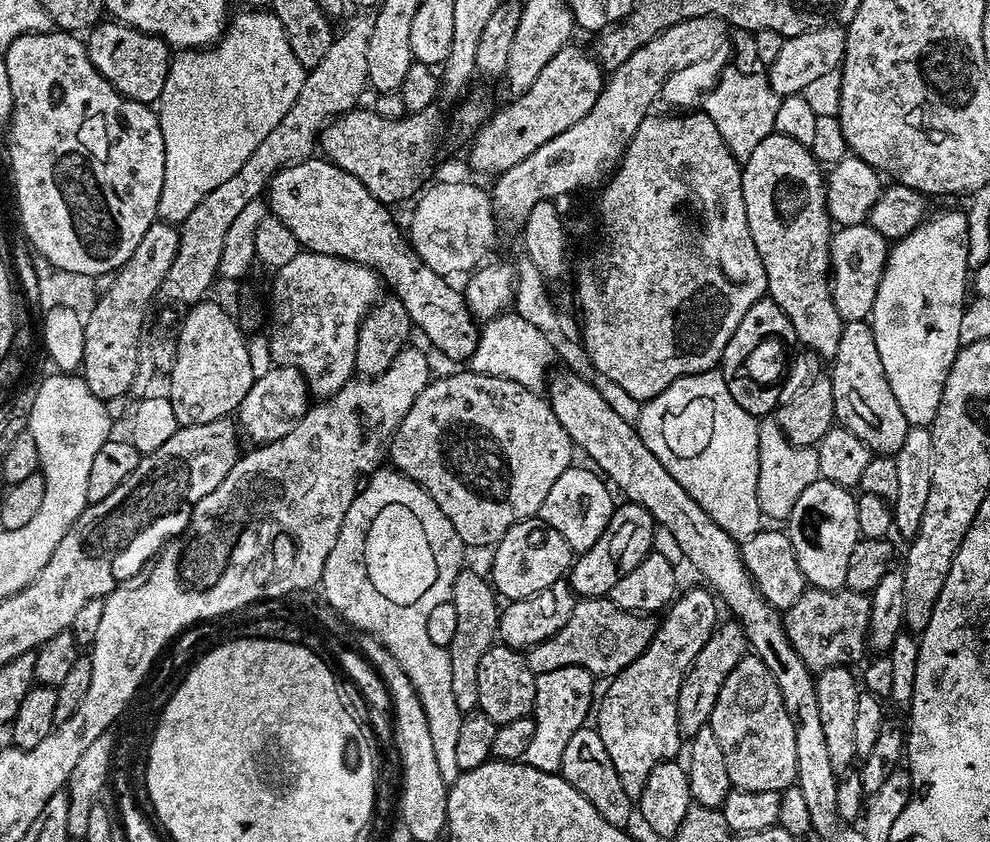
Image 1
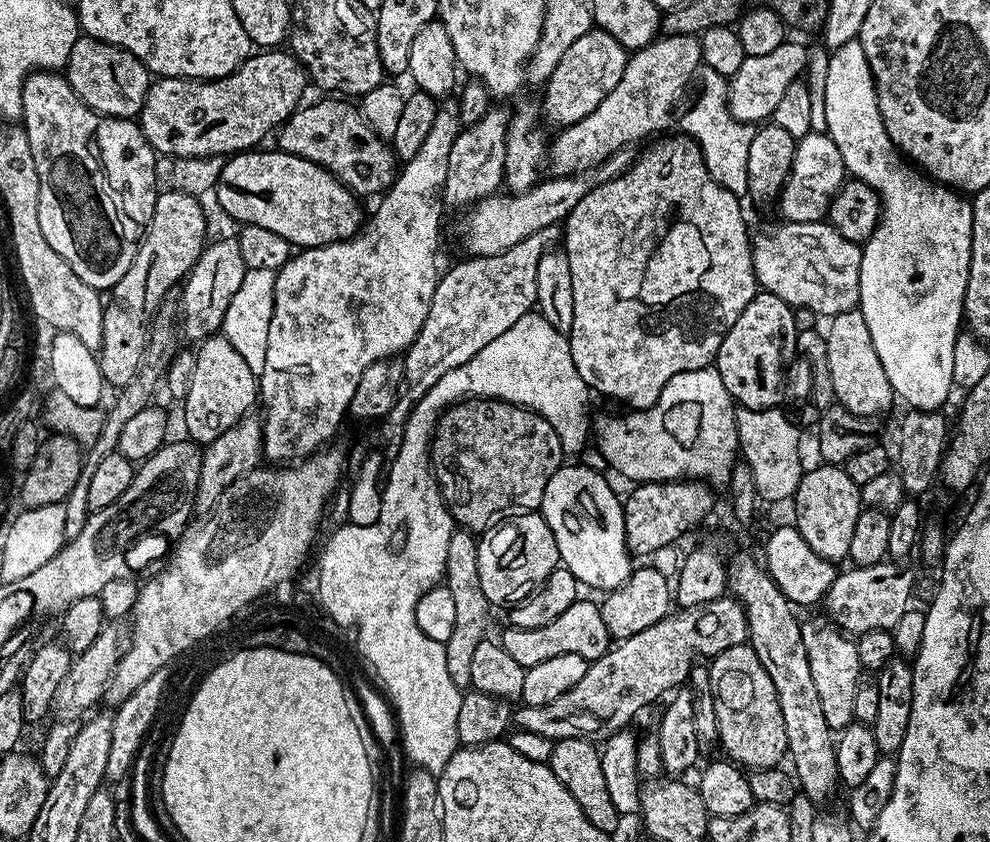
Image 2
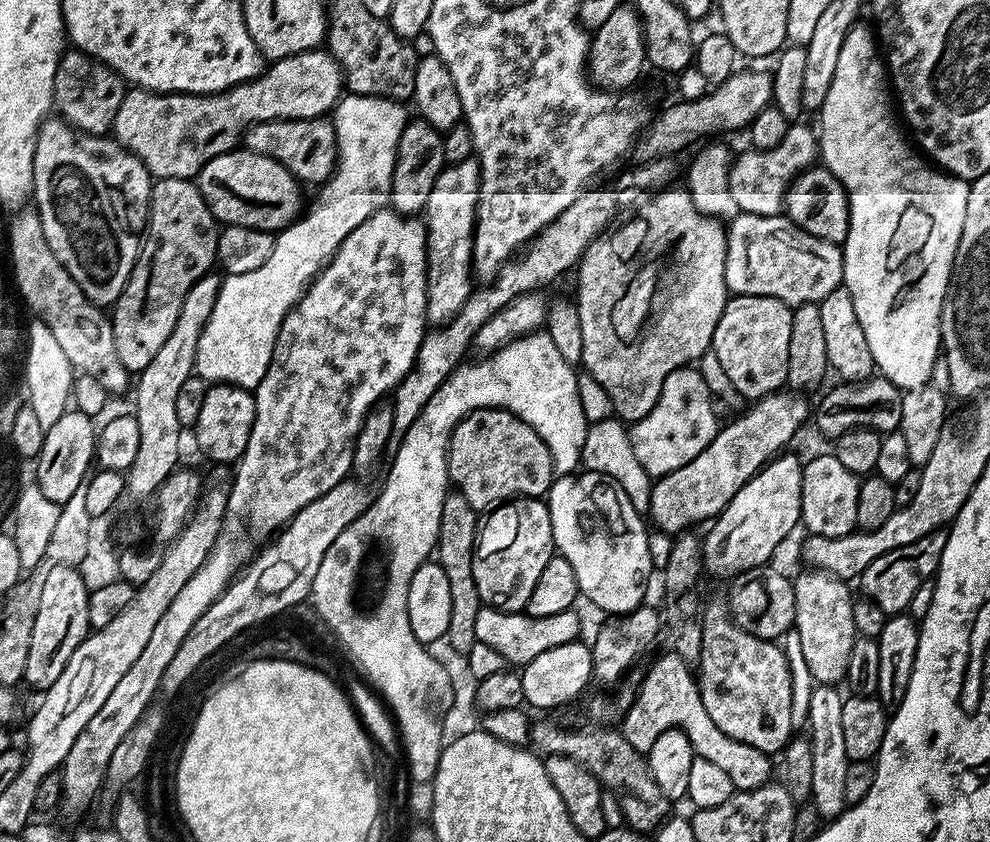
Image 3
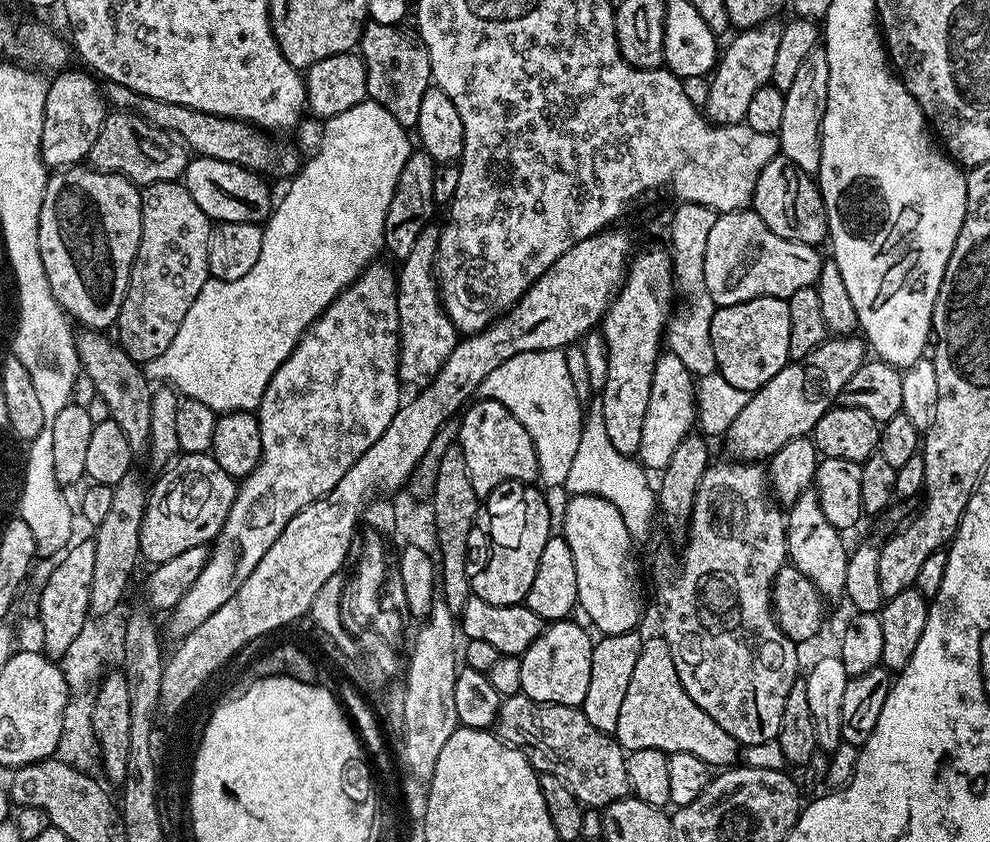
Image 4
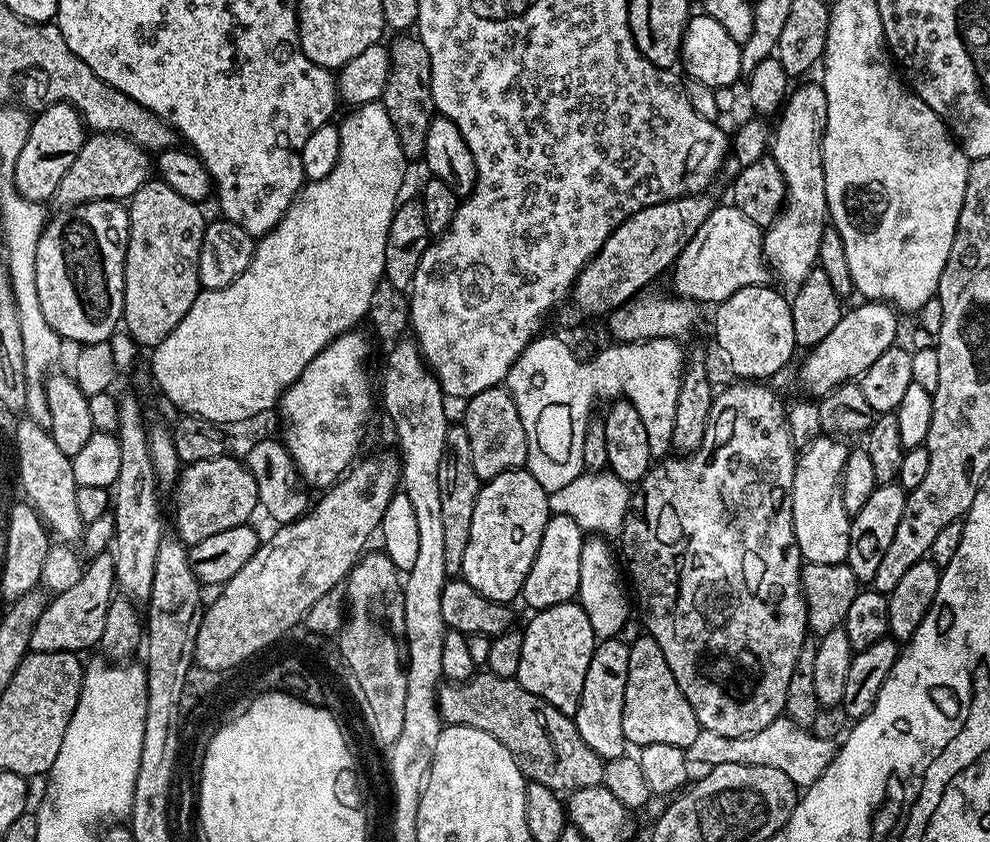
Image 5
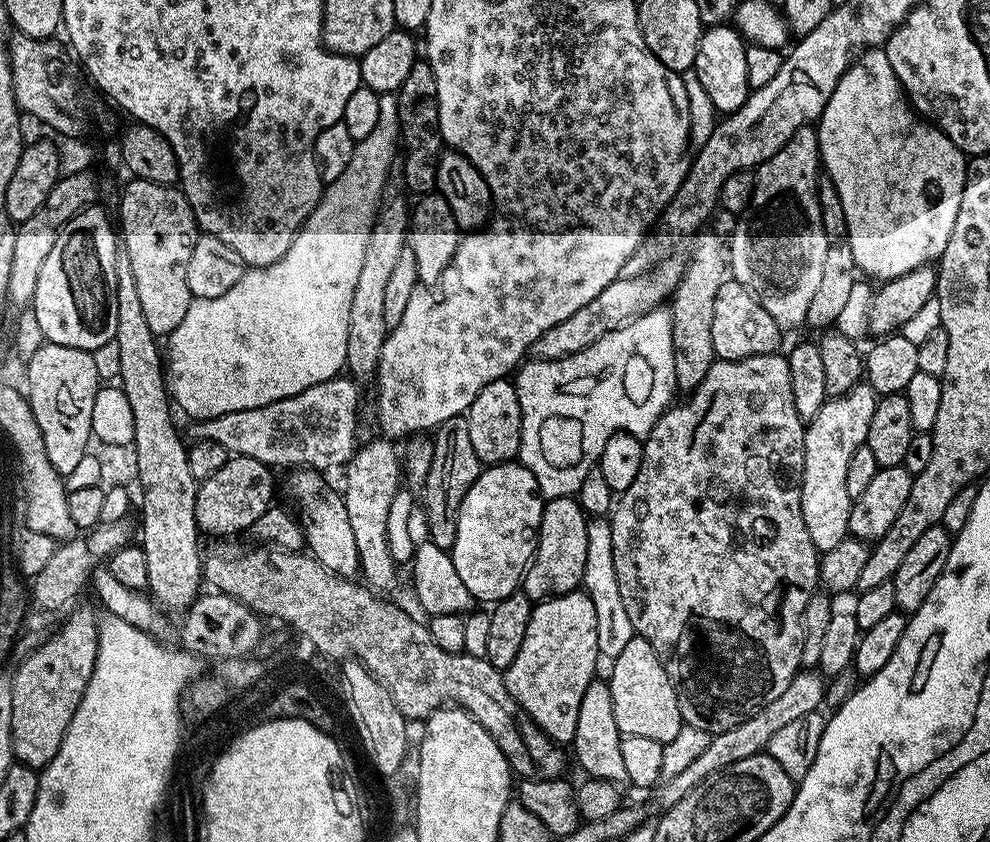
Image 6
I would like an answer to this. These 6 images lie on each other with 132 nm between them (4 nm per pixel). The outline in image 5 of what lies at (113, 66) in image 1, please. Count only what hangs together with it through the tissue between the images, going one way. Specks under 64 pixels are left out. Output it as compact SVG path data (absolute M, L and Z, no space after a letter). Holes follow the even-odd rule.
M58 103L43 108L33 119L26 146L22 146L22 154L18 154L18 162L12 168L16 193L27 200L51 201L58 190L58 182L62 182L62 174L66 174L74 158L78 158L78 150L82 150L85 139L86 125L75 106Z

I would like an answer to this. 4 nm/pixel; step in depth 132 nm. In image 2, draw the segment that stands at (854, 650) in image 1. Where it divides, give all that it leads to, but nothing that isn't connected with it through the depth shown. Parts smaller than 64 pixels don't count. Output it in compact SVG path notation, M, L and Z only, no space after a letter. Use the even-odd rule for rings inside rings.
M885 558L880 564L874 566L848 566L848 569L837 571L830 590L824 595L822 608L825 608L827 619L835 624L841 632L855 638L865 636L870 630L886 630L891 632L894 626L898 626L898 618L906 614L906 610L913 603L912 587L916 584L916 576L910 569L904 568L903 563L891 558Z

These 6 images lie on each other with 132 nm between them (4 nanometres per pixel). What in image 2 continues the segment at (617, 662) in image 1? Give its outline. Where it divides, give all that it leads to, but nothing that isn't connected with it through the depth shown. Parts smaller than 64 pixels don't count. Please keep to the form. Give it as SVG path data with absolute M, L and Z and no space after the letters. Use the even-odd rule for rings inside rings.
M577 598L567 610L558 614L558 618L554 618L554 622L546 622L546 626L508 626L505 629L505 632L498 636L498 641L506 653L525 669L538 666L538 662L547 662L549 658L558 658L558 654L578 654L578 658L591 662L605 656L610 647L610 637L595 599L592 601Z

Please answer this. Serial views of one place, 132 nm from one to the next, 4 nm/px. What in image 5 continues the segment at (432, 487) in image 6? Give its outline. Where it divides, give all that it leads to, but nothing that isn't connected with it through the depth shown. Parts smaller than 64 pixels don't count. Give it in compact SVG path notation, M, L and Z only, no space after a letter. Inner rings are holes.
M449 423L442 466L438 466L438 490L442 494L442 523L446 546L446 574L449 578L459 577L462 573L462 558L466 554L466 542L470 542L470 522L474 522L474 502L480 493L481 483L478 474L474 474L470 437L466 434L463 423Z

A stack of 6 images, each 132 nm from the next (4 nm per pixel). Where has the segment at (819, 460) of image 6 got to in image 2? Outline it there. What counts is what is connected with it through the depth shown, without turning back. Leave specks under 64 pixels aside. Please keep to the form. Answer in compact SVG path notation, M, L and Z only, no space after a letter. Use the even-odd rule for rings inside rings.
M824 618L805 619L800 629L802 642L806 646L806 658L810 658L810 674L814 677L814 687L818 689L818 699L822 701L822 715L833 733L839 734L855 721L854 698L862 679L855 639Z

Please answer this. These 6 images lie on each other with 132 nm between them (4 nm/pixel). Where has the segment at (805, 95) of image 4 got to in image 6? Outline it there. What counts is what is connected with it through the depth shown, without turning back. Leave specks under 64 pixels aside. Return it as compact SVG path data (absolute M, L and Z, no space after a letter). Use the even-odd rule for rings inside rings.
M812 126L799 128L765 164L755 169L756 185L750 205L752 225L740 224L732 232L732 240L728 244L731 279L737 280L762 306L770 318L778 322L782 330L796 328L806 321L806 310L810 310L810 301L821 284L822 269L825 264L826 252L830 238L822 226L822 214L818 206L816 186L822 176L820 158L820 138L817 129Z

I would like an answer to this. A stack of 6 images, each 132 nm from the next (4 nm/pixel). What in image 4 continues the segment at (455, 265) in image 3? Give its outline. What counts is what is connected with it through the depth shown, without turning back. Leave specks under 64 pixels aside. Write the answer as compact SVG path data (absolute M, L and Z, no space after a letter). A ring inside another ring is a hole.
M429 226L418 234L410 254L399 265L396 278L396 301L400 319L400 353L398 354L398 374L401 385L417 384L423 389L442 369L446 358L454 350L458 333L444 312L440 303L440 289L436 275L436 251L440 241L440 228Z

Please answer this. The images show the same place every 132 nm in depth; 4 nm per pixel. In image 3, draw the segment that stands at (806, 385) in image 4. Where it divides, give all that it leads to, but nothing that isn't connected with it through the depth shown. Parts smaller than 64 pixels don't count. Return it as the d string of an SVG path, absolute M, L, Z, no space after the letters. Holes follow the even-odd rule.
M781 390L772 393L770 396L764 396L761 400L755 401L751 406L745 407L739 413L741 415L737 420L732 420L728 425L721 427L716 436L698 454L698 458L690 458L686 466L678 466L678 470L667 472L666 475L659 477L652 485L649 504L646 509L646 516L649 521L652 520L657 529L667 534L679 534L695 529L695 524L711 522L720 515L723 508L728 505L730 498L746 486L746 482L756 472L760 471L769 460L783 453L791 445L795 431L800 426L810 420L810 404L808 404L803 395L795 390Z

